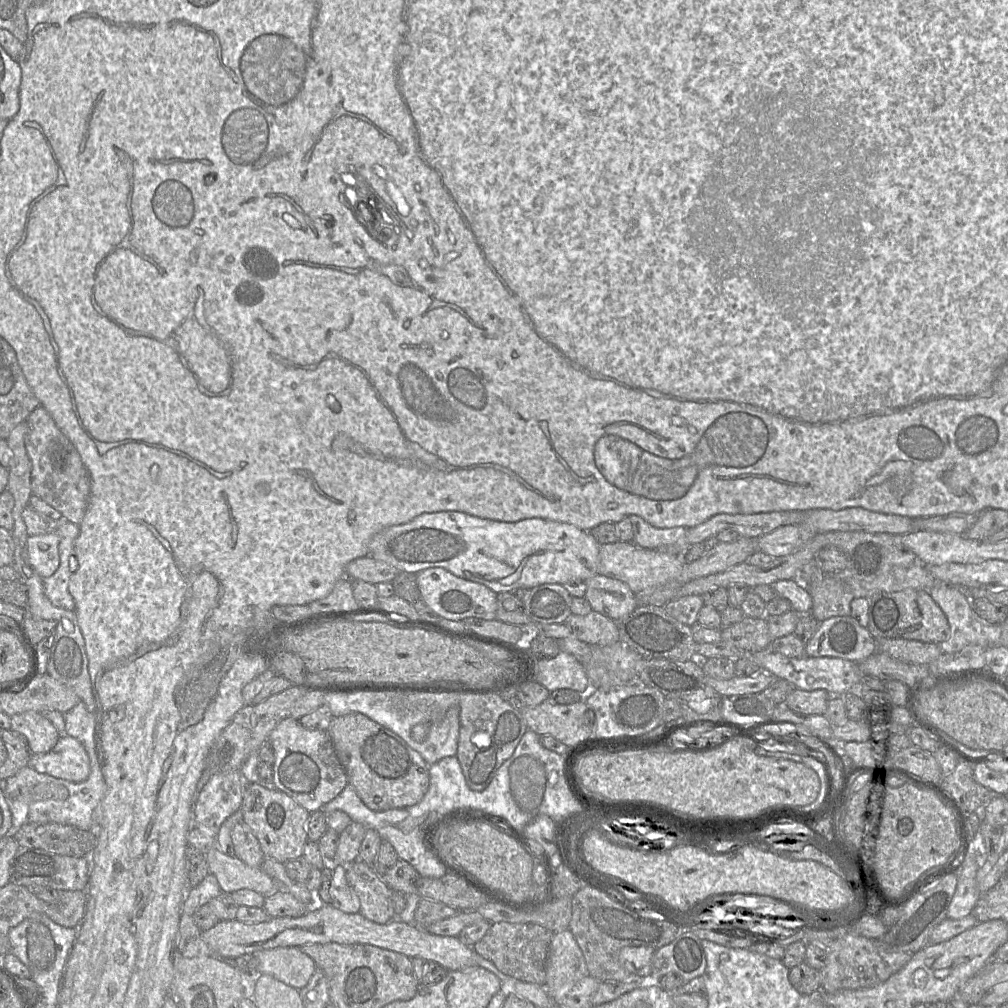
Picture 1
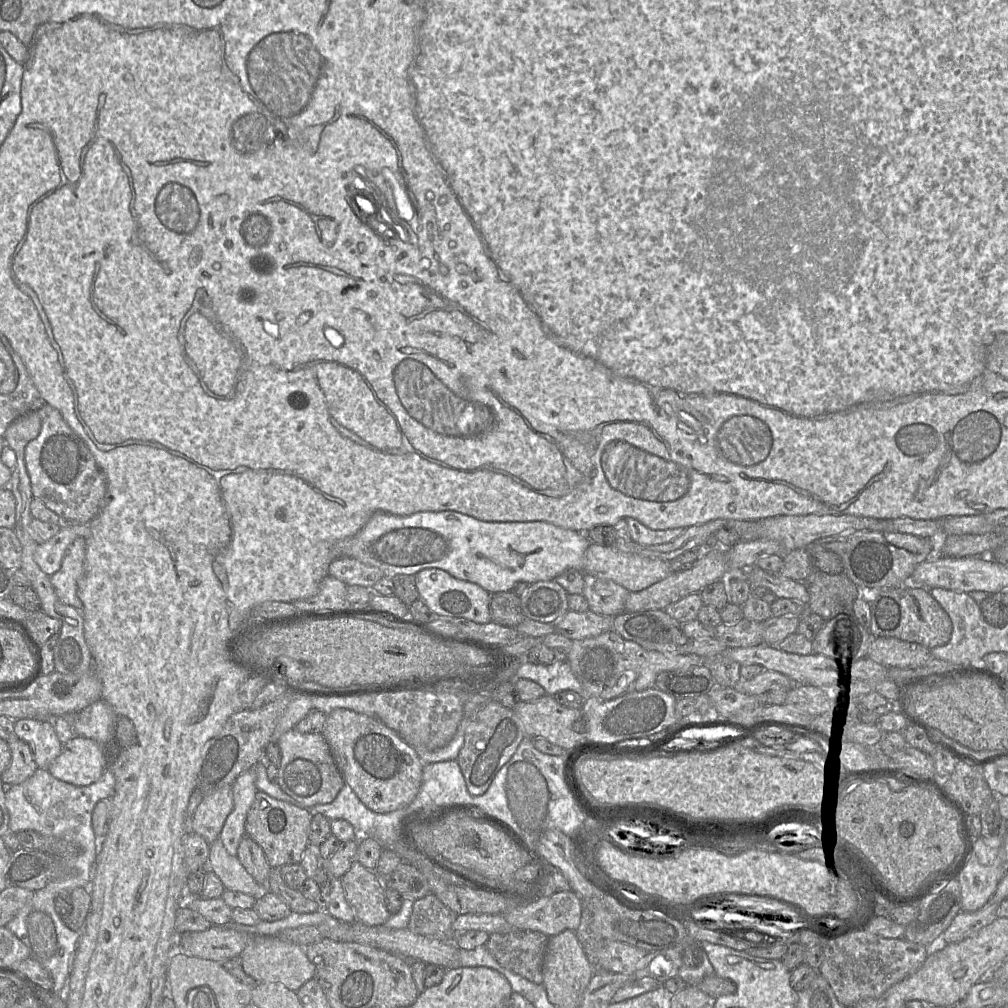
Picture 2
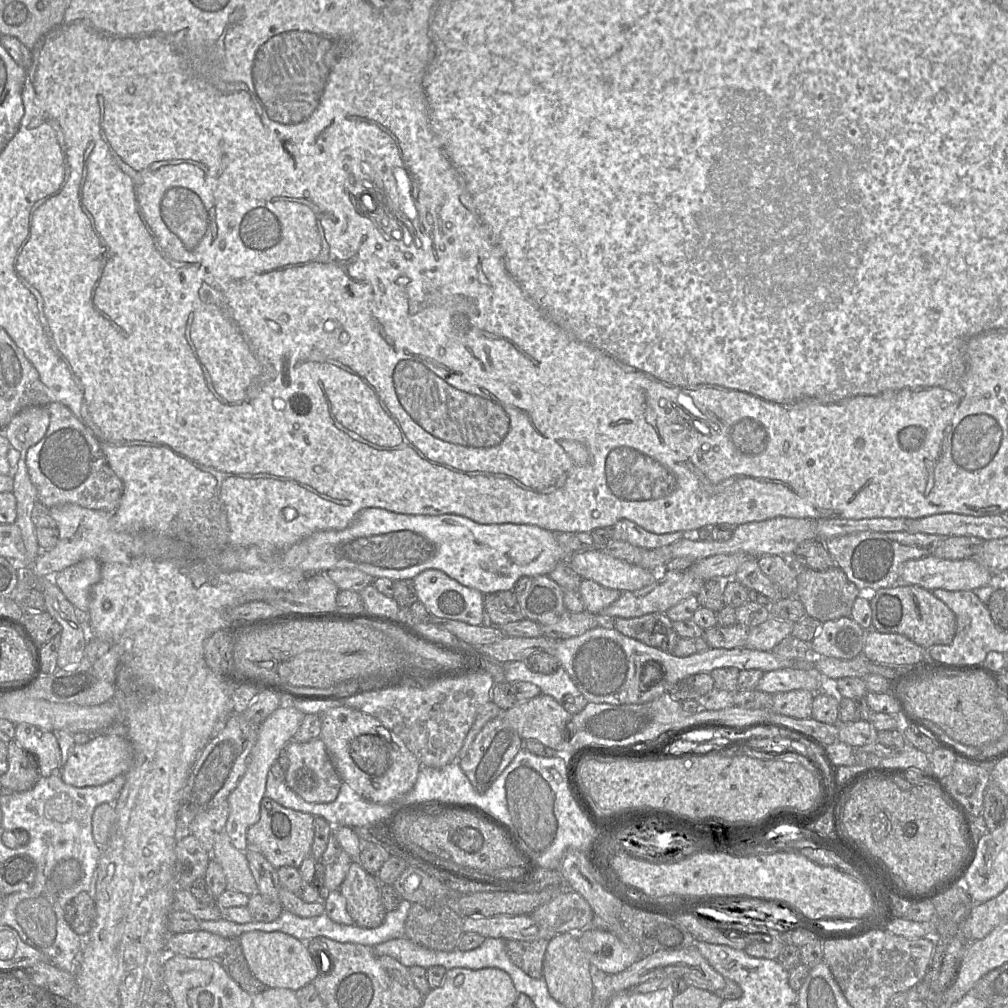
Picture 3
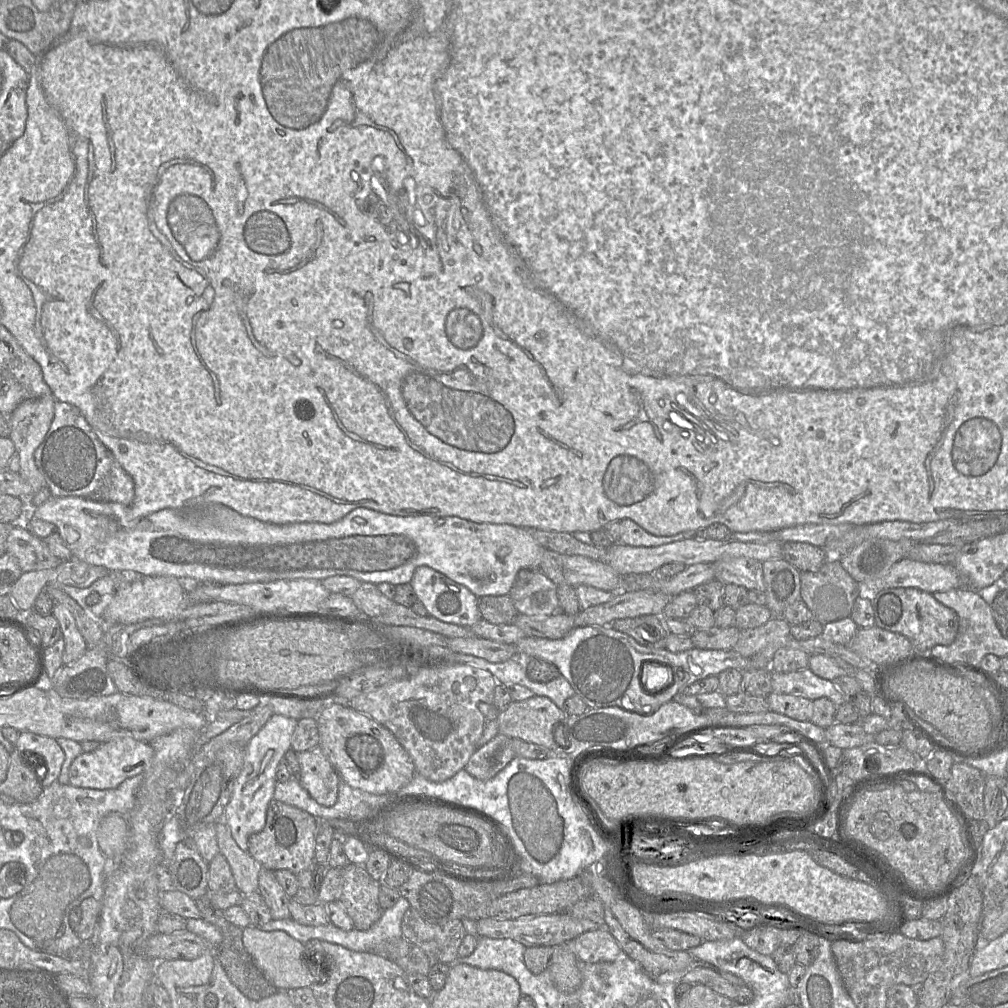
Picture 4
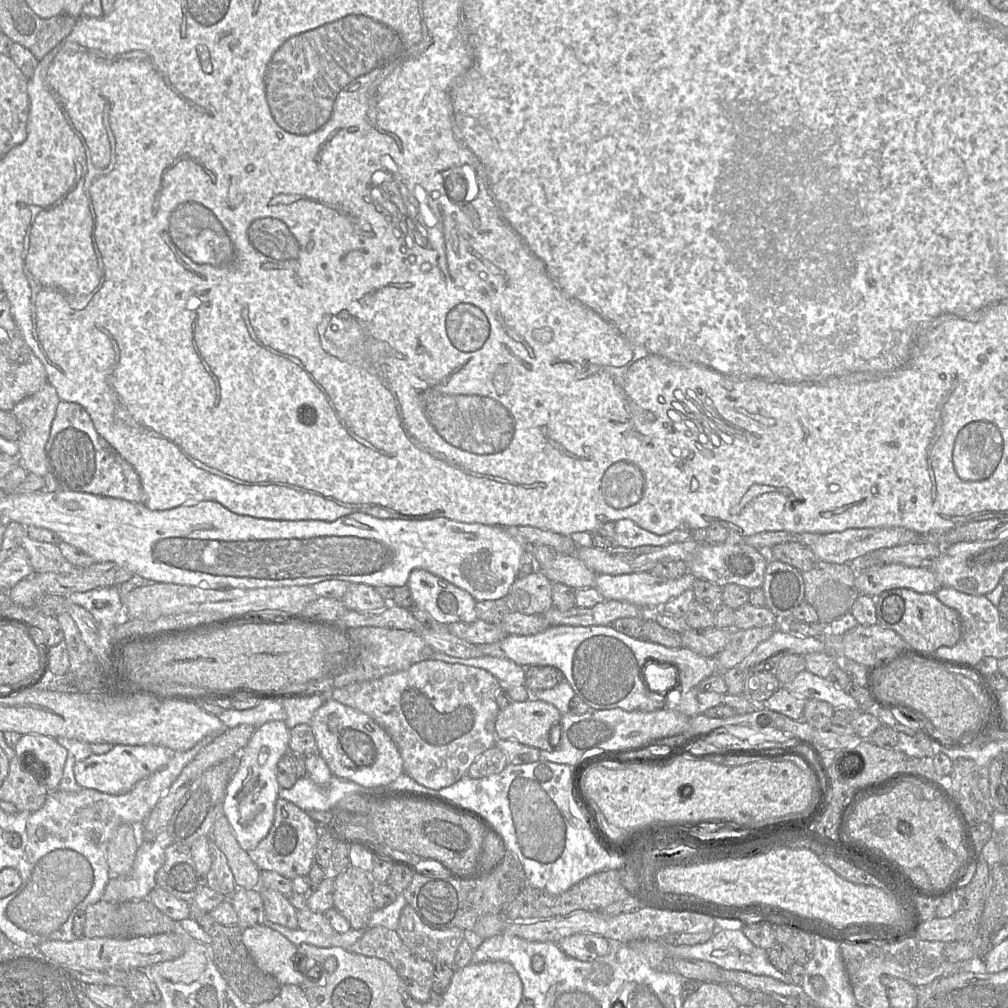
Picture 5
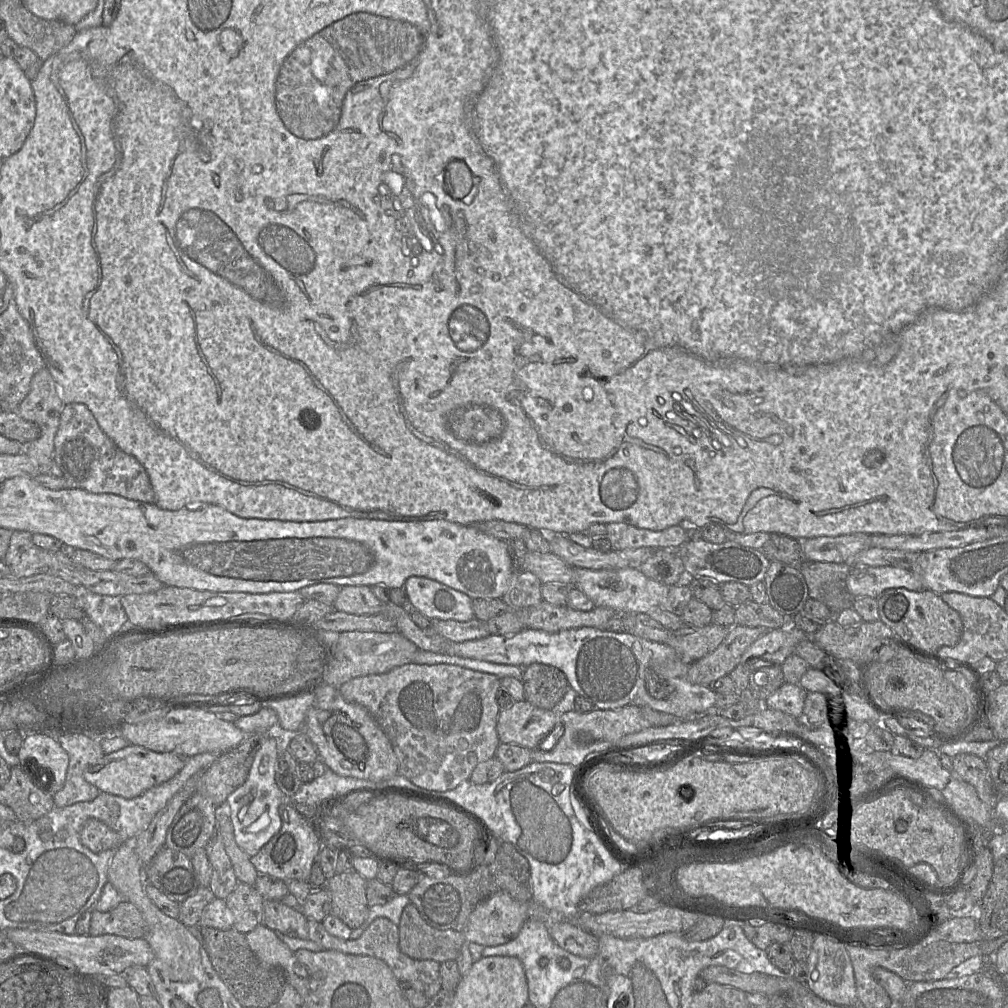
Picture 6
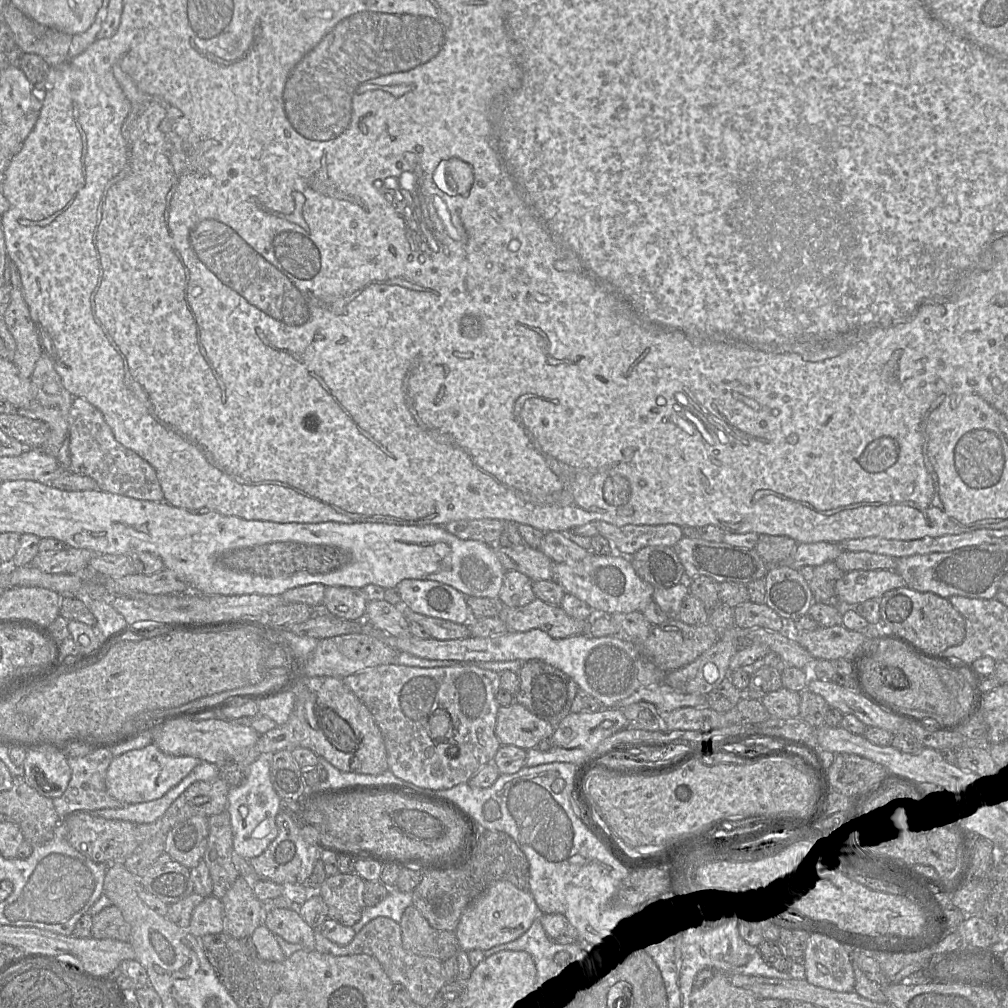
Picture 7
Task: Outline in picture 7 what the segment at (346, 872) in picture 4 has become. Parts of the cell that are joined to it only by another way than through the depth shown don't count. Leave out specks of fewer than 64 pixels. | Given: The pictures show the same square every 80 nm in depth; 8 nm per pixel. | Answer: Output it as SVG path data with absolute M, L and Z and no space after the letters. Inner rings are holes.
M356 872L327 877L317 893L327 906L328 918L343 926L353 927L361 919L365 908L365 882Z

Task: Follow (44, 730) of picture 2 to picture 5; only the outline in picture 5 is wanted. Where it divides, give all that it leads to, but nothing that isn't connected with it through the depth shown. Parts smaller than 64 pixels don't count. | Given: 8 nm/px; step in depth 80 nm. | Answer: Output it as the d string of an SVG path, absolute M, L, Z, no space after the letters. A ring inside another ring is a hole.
M24 734L15 747L16 756L23 758L22 764L26 766L37 763L35 768L40 778L45 782L48 792L58 790L61 782L67 750L55 738L41 734Z

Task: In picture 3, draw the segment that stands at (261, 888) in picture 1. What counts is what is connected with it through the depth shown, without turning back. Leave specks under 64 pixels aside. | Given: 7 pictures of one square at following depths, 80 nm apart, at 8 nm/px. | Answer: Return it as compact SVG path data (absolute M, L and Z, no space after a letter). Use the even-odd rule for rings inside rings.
M225 830L221 831L215 838L211 859L222 867L227 890L235 890L247 896L258 892L245 852L238 851L232 845Z

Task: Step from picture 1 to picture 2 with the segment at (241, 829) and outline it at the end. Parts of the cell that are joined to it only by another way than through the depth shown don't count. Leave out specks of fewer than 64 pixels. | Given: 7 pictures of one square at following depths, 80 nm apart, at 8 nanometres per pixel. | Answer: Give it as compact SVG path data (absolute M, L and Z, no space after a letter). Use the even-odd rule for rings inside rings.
M248 835L241 839L236 857L245 870L262 887L267 888L271 867L261 847Z

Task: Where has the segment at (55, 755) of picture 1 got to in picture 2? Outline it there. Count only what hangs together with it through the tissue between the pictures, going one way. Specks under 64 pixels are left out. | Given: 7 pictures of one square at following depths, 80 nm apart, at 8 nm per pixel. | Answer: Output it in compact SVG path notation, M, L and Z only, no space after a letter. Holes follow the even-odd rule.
M74 736L62 744L61 753L49 765L48 771L55 778L75 786L88 786L97 782L107 768L106 746L82 736Z

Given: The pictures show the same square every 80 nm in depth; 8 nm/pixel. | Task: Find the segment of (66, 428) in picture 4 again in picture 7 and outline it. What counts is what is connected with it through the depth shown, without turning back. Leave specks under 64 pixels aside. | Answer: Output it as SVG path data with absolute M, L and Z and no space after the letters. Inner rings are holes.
M74 398L69 412L69 471L93 478L98 489L136 499L164 501L164 493L155 469L114 437L103 414L82 398Z

